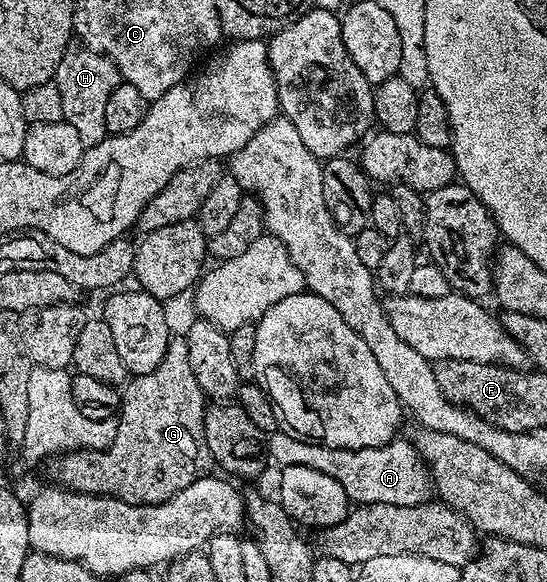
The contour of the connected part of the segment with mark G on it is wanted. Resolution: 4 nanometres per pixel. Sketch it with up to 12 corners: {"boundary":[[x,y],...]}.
{"boundary":[[186,338],[131,376],[104,451],[55,482],[133,505],[170,501],[212,458]]}

